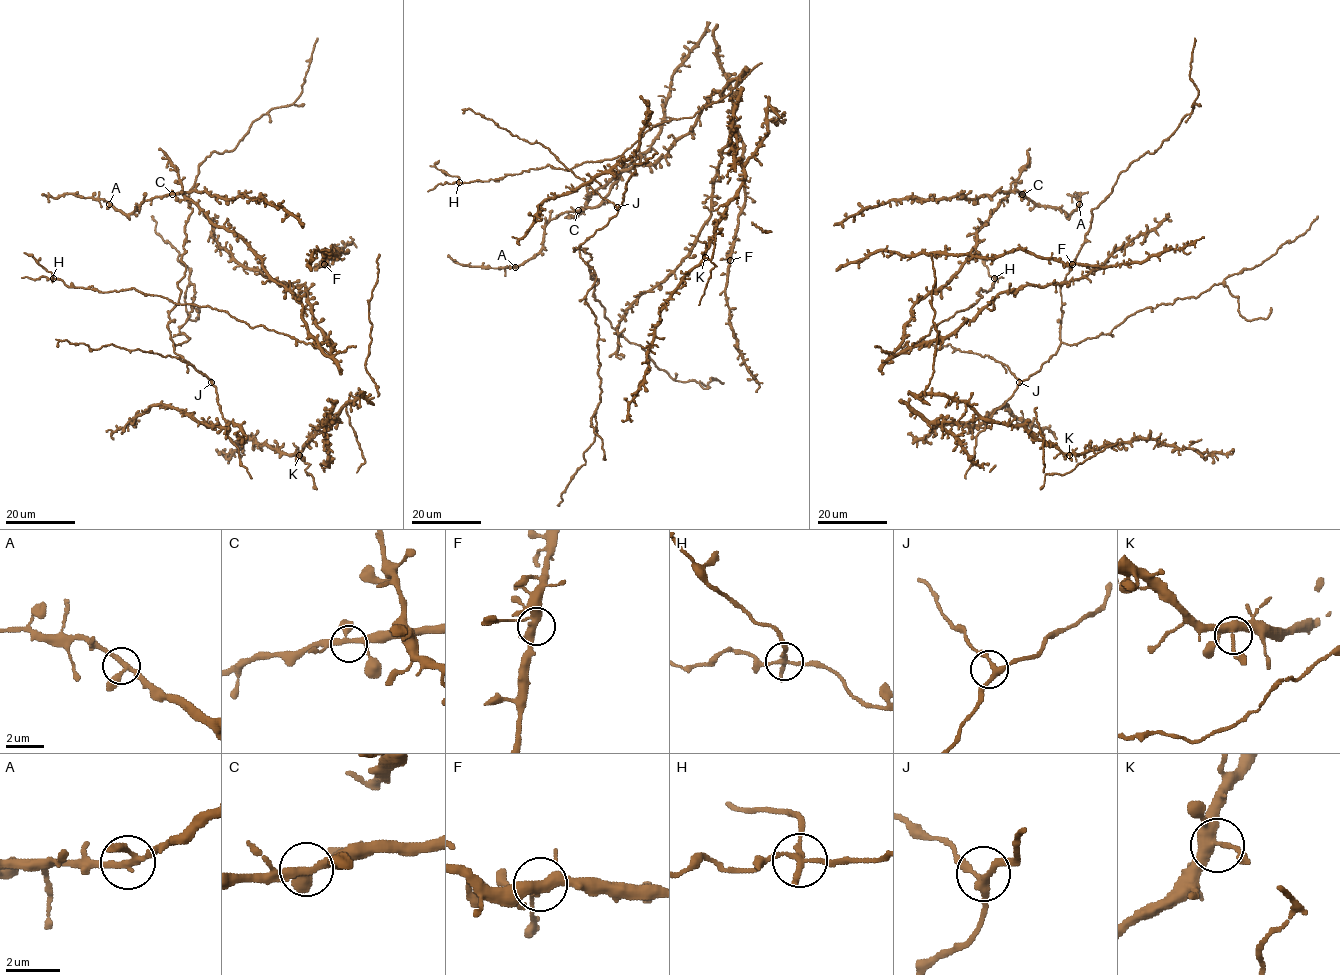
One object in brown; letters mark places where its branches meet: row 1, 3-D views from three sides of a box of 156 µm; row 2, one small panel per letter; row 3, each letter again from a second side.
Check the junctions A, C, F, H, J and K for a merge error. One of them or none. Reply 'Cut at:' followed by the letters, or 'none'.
Cut at: H

